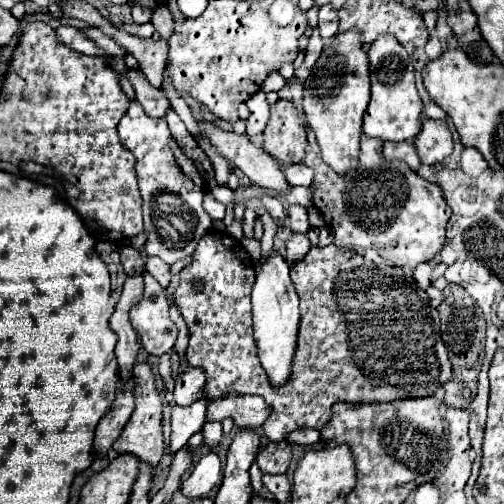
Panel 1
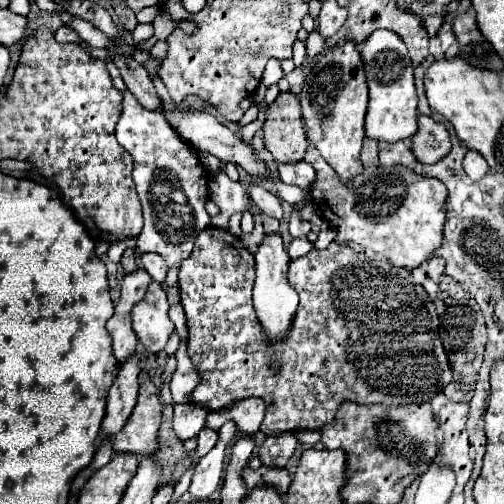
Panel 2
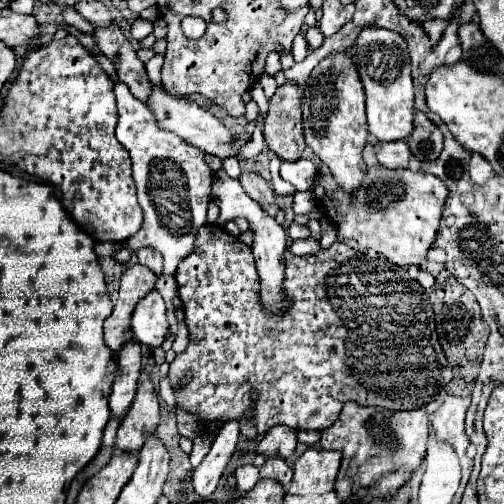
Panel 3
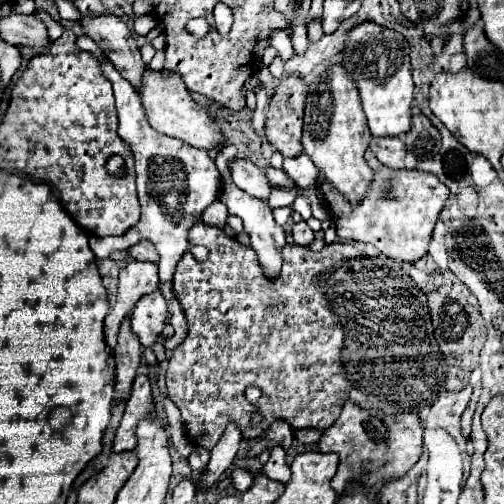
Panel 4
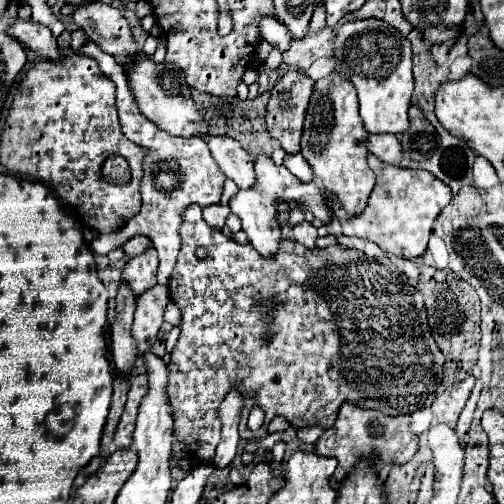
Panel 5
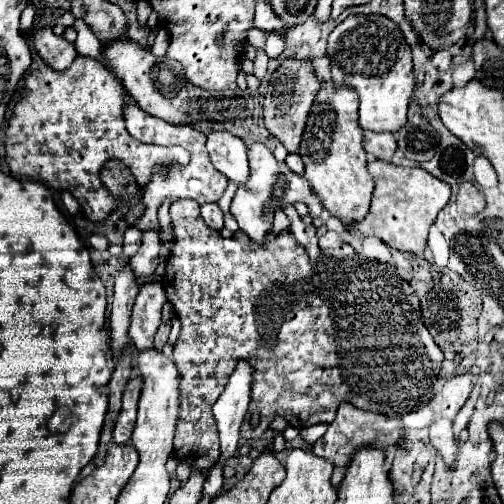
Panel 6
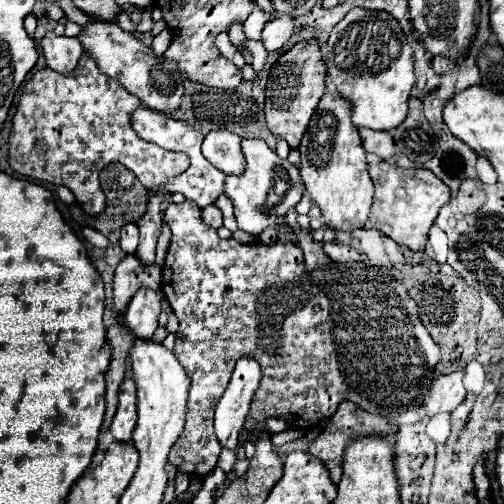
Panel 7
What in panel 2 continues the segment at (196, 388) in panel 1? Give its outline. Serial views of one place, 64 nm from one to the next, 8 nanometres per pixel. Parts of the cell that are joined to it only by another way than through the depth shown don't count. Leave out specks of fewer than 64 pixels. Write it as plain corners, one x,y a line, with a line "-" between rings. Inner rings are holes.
180,342
176,360
178,360
178,368
174,372
170,390
172,390
172,398
176,404
186,404
190,402
190,394
194,392
194,388
200,384
198,368
192,364
190,356
186,354
186,342

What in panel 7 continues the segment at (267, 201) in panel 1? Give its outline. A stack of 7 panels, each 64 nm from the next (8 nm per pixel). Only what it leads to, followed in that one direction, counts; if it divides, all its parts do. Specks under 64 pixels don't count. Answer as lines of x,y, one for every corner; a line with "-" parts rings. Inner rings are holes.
228,130
208,132
202,144
202,154
224,174
244,172
244,154
240,148
242,138

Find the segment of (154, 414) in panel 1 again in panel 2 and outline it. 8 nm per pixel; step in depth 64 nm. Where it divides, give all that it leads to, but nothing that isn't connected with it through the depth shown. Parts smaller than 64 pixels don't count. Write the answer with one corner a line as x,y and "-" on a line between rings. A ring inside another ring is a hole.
140,370
138,382
140,382
138,404
132,416
128,418
126,426
112,440
112,448
116,452
154,456
160,450
158,428
162,422
162,404
158,388
152,384
146,370

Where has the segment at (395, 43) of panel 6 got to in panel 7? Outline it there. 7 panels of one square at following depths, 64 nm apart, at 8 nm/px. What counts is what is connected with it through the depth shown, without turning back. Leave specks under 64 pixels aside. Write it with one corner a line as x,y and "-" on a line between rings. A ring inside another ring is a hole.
350,10
330,32
326,42
326,66
338,92
354,104
352,122
358,128
392,130
402,124
408,112
408,98
414,86
414,54
408,40
388,12

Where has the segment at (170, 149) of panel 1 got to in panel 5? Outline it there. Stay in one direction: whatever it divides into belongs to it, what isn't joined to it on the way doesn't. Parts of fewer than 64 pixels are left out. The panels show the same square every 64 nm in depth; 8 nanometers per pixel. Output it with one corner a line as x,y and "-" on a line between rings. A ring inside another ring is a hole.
88,42
86,46
80,48
86,56
94,58
100,66
100,70
104,72
104,76
108,76
114,84
116,84
116,108
118,108
118,116
120,116
120,126
122,132
128,140
132,140
134,144
146,148
146,156
144,156
144,174
142,174
142,184
140,184
140,194
142,194
142,210
120,230
120,232
112,232
112,234
102,234
96,236
90,242
90,248
104,256
110,250
124,246
124,240
144,234
152,240
154,248
158,250
158,282
160,284
168,284
174,264
176,264
176,256
180,252
180,220
184,214
184,208
188,208
188,204
198,204
200,208
210,206
220,202
222,196
222,188
224,188
224,180
226,176
220,172
220,168
216,168
210,150
206,146
206,142
202,138
178,138
178,136
170,136
166,132
162,132
160,128
156,128
140,110
136,104
136,98
128,86
128,78
124,74
124,68
120,68
120,64
108,56
106,52
102,52
94,42
-
160,172
176,172
176,184
170,190
158,190
156,188
156,174

